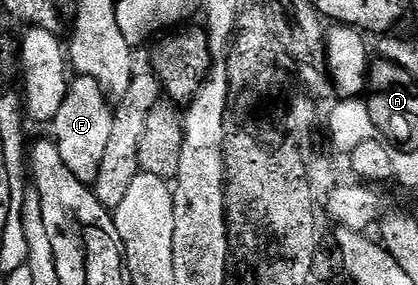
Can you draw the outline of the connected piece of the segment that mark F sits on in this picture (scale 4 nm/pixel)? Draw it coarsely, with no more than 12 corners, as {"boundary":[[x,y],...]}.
{"boundary":[[77,76],[50,129],[66,167],[95,186],[116,118]]}

